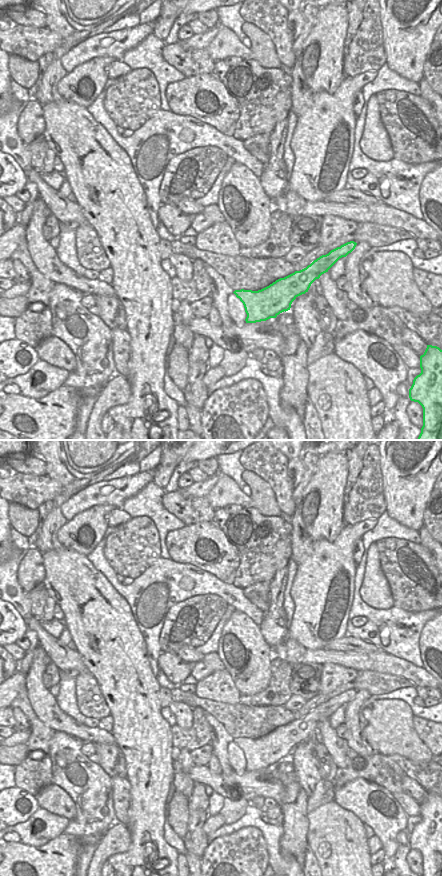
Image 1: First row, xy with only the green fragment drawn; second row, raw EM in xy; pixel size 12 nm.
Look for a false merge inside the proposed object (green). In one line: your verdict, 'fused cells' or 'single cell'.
single cell

